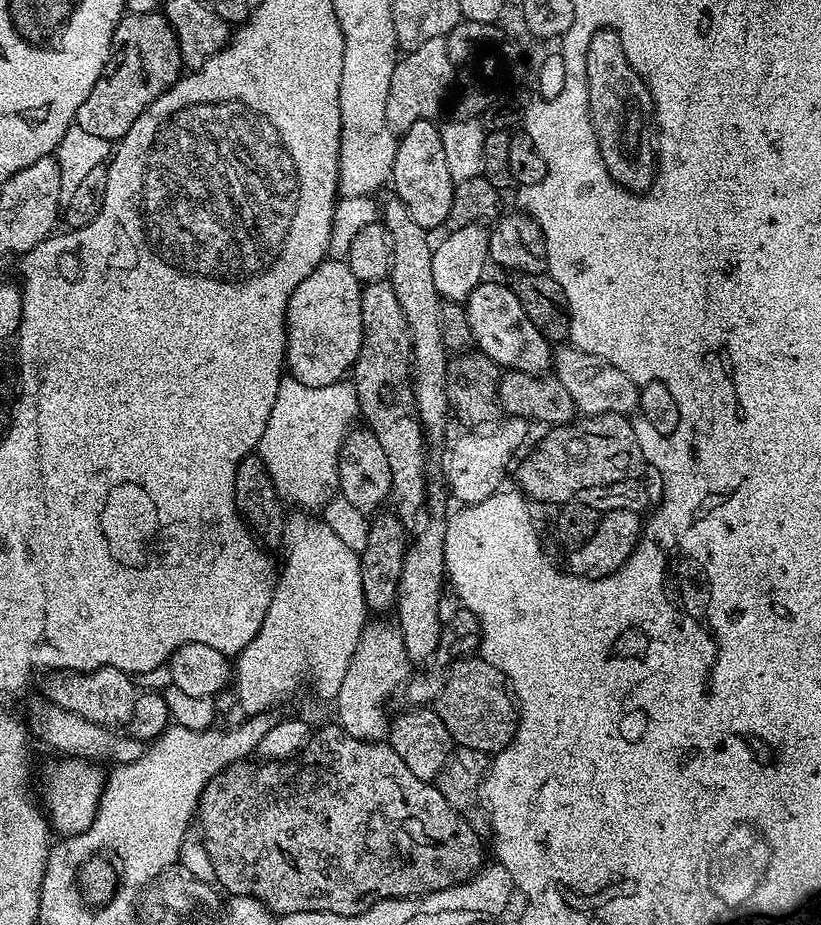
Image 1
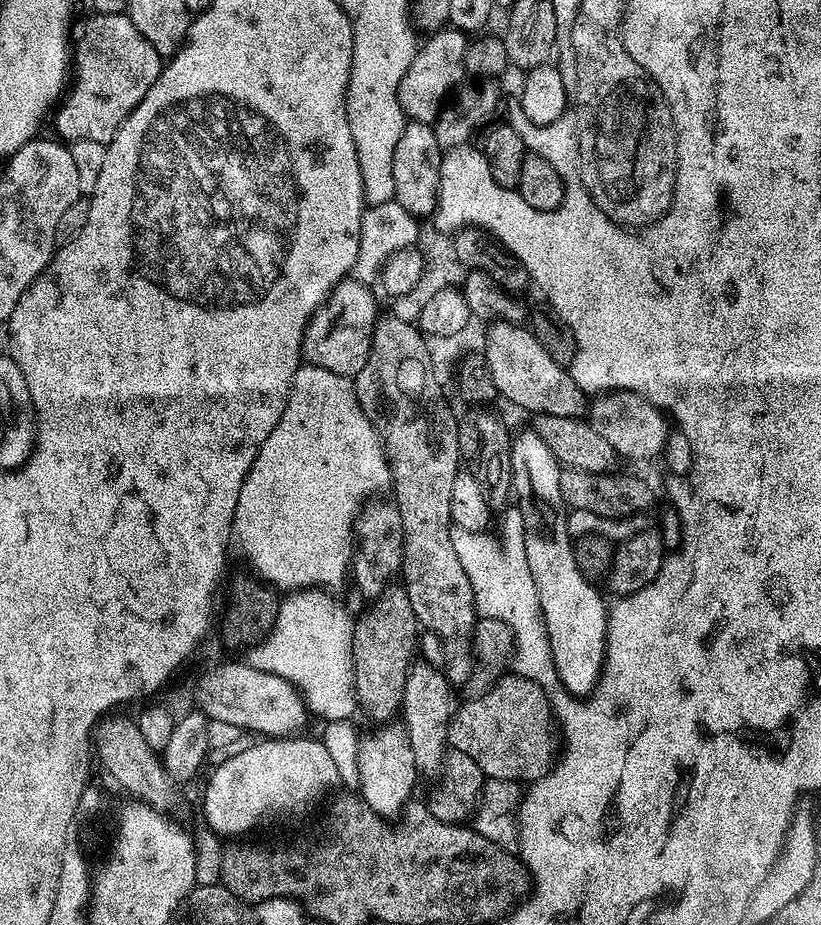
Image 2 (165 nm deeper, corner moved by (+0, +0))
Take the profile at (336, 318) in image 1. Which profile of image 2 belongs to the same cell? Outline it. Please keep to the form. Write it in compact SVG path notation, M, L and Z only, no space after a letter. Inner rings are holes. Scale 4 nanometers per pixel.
M345 278L331 295L328 301L312 316L308 328L304 331L303 359L322 370L330 370L330 374L338 374L349 378L356 377L366 366L366 358L370 358L372 335L376 329L378 311L376 312L376 296L367 284L360 284L353 278Z

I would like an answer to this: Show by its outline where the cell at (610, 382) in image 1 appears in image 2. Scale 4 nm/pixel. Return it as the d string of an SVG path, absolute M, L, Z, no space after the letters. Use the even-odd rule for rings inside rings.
M617 390L593 399L590 404L590 422L598 430L598 434L602 434L602 438L606 438L606 442L610 442L610 446L614 446L617 457L623 459L624 456L628 460L652 460L655 456L657 459L668 442L670 424L665 413L644 397L635 396L633 392Z

